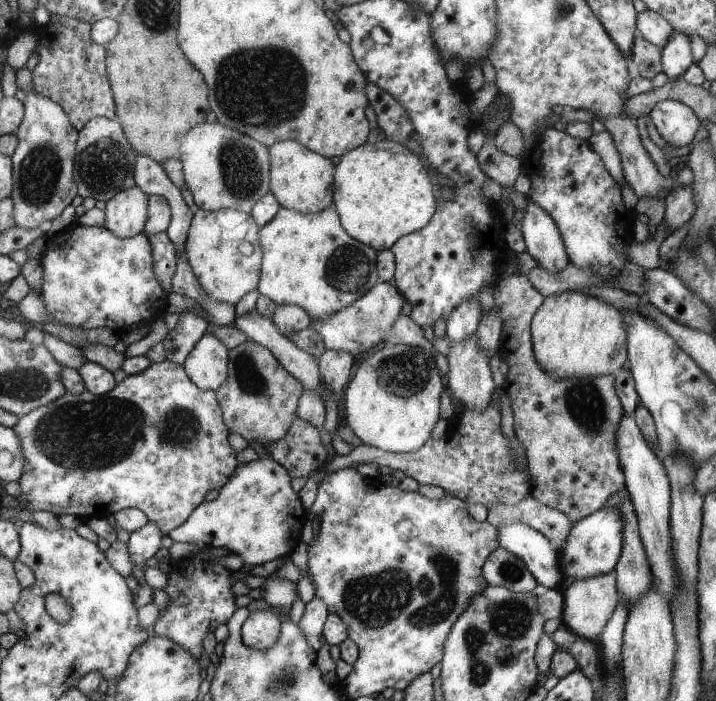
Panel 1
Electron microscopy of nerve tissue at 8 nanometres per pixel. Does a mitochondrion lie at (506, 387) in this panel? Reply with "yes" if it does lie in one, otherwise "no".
no

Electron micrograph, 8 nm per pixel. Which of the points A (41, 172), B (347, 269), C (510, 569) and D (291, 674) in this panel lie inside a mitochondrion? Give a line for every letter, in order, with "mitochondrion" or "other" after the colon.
A: mitochondrion
B: mitochondrion
C: mitochondrion
D: mitochondrion

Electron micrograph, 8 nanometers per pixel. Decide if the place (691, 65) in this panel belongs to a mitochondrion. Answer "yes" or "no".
no

